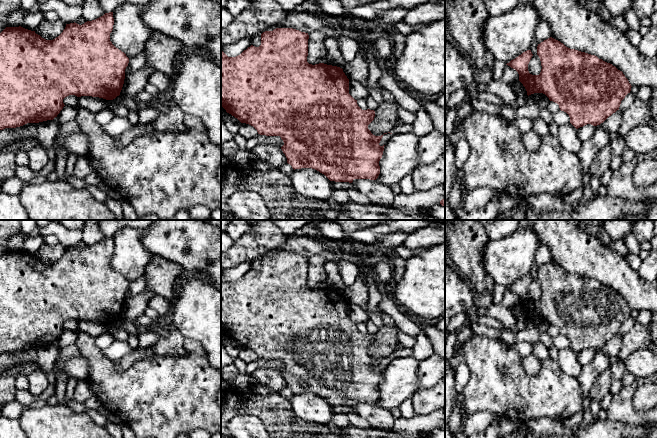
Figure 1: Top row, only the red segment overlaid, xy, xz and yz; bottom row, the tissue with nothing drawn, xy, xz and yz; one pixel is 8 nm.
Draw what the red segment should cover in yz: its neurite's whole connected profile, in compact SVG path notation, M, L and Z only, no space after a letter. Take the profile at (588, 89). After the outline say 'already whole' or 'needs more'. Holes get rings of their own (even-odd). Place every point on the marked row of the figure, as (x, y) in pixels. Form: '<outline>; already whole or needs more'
M552 37L538 44L537 55L542 66L539 75L532 75L528 71L528 64L533 56L531 50L523 52L506 65L518 72L519 81L528 96L534 93L545 94L550 101L559 105L561 111L569 115L570 123L576 129L587 124L597 126L603 123L619 110L621 101L631 91L628 79L615 66L595 55L570 49Z; already whole

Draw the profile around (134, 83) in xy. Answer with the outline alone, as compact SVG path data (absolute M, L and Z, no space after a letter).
M145 64L140 70L125 75L124 84L120 95L122 97L129 97L136 99L137 95L144 90L145 85L149 82L150 75L155 71L155 69Z

